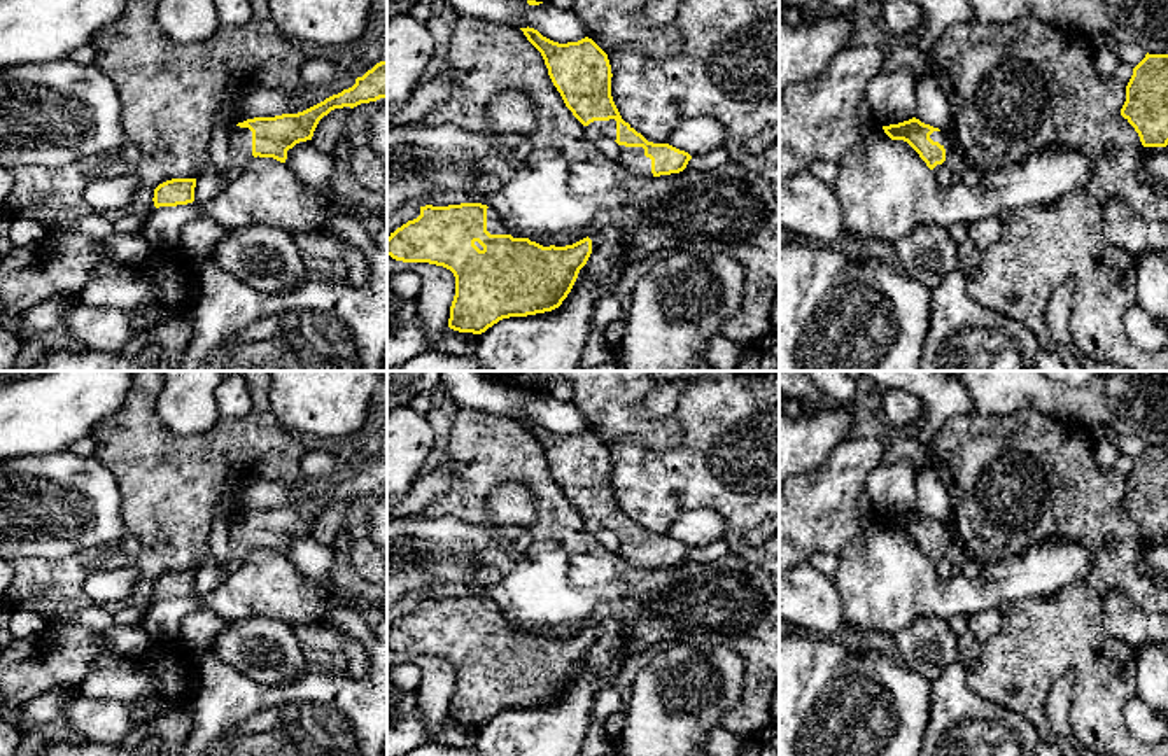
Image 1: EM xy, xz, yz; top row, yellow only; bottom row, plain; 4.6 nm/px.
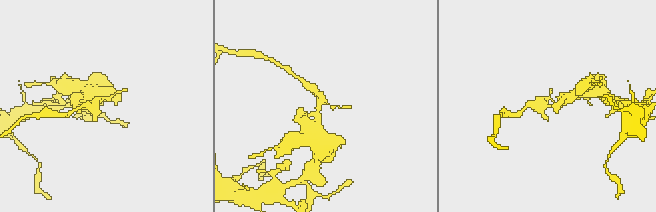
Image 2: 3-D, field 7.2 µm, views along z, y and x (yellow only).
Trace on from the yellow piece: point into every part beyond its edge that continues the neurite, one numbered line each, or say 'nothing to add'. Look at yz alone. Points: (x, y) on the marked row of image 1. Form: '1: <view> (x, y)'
1: yz (939, 137)

